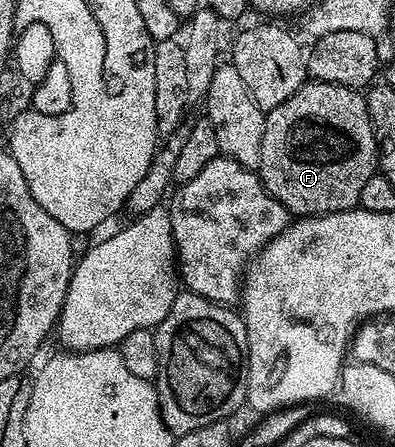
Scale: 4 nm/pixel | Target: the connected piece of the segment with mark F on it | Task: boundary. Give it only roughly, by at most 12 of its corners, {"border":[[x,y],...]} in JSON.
{"border":[[307,81],[265,116],[290,216],[352,211],[378,167],[369,101]]}

